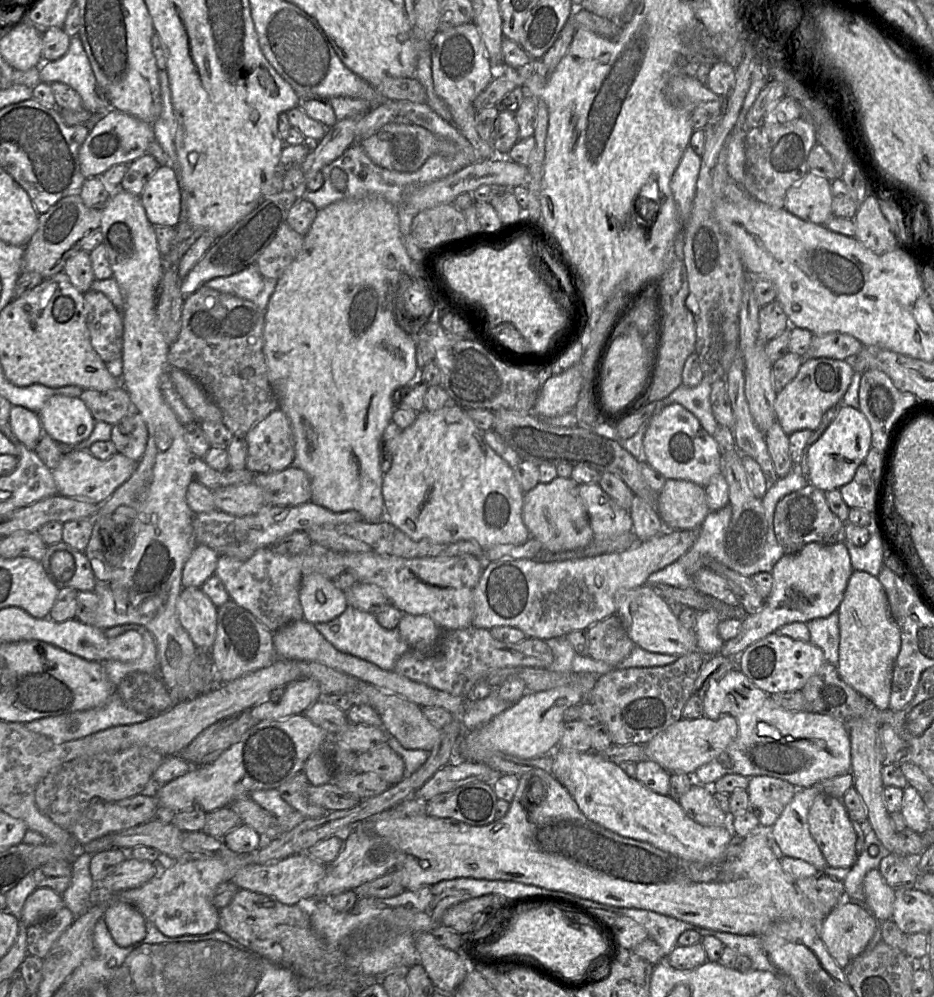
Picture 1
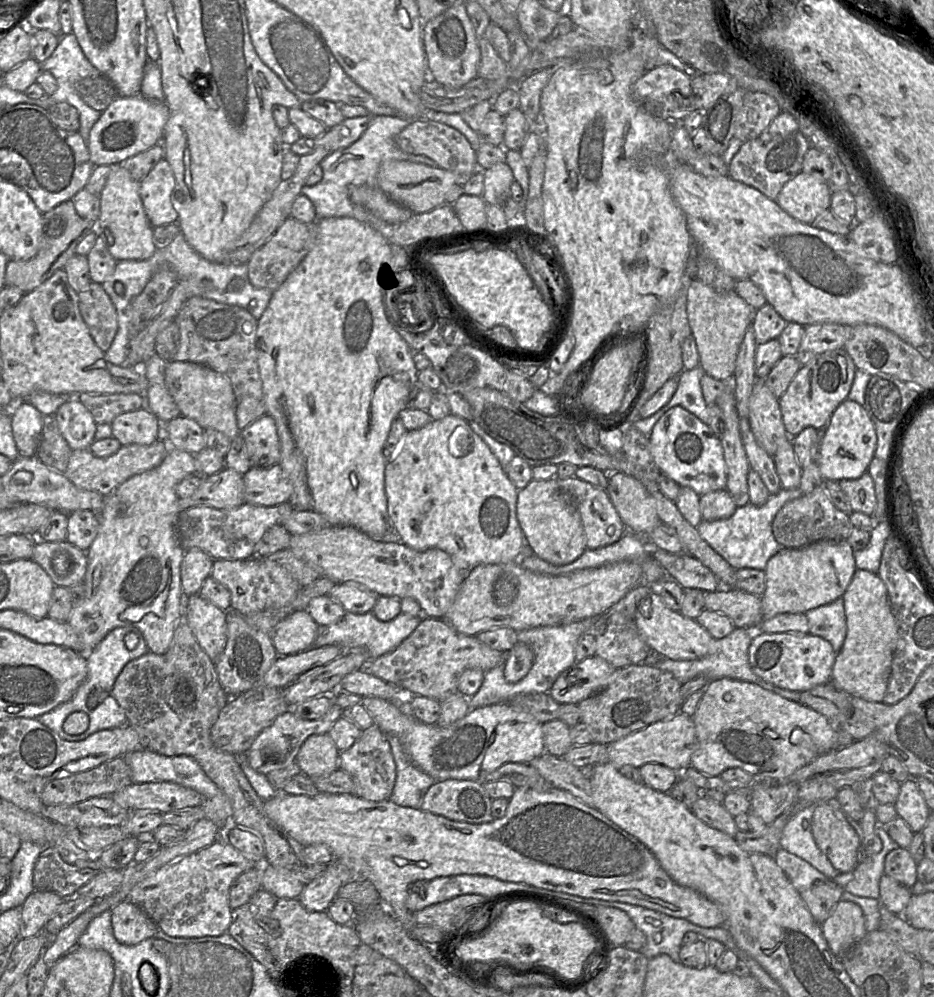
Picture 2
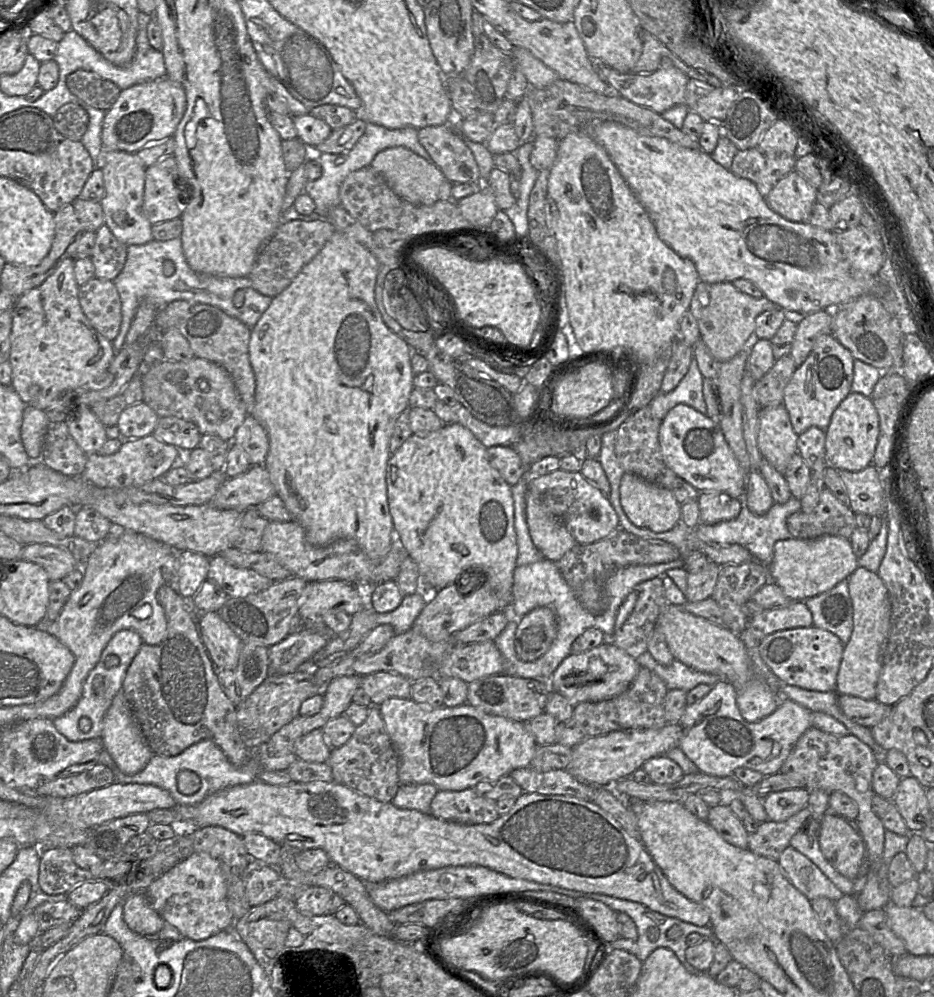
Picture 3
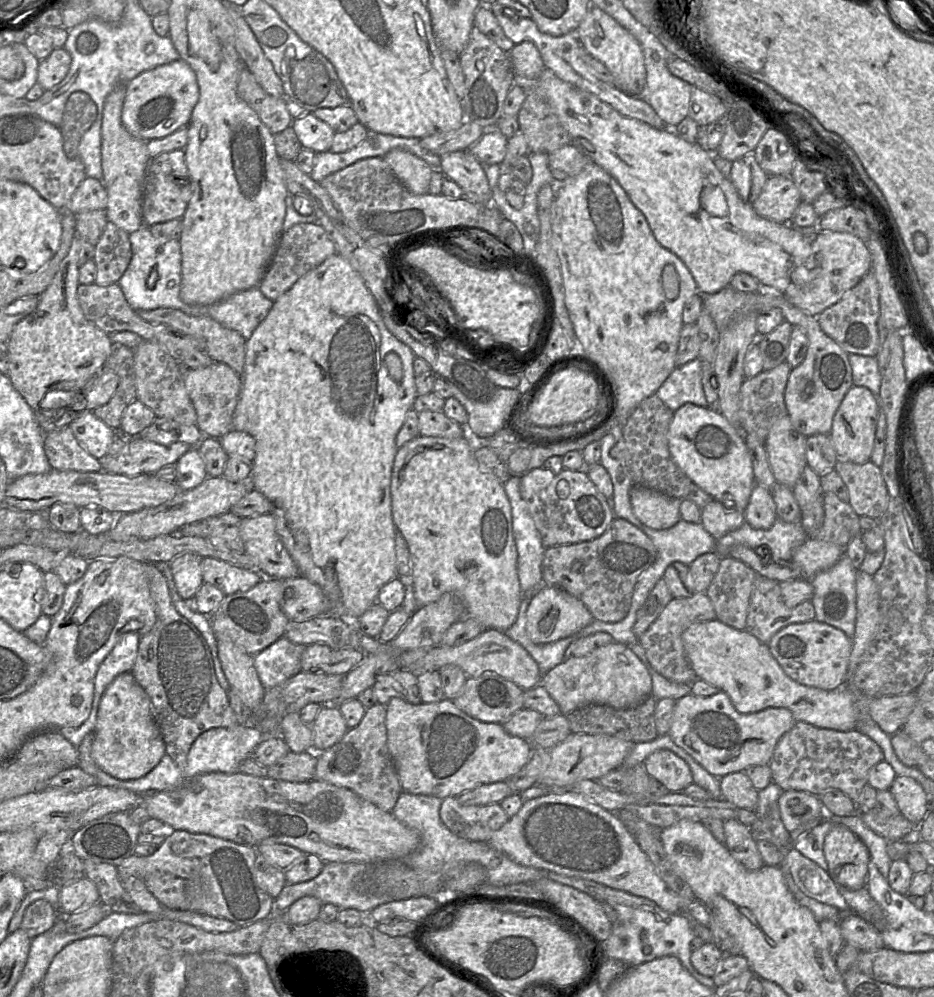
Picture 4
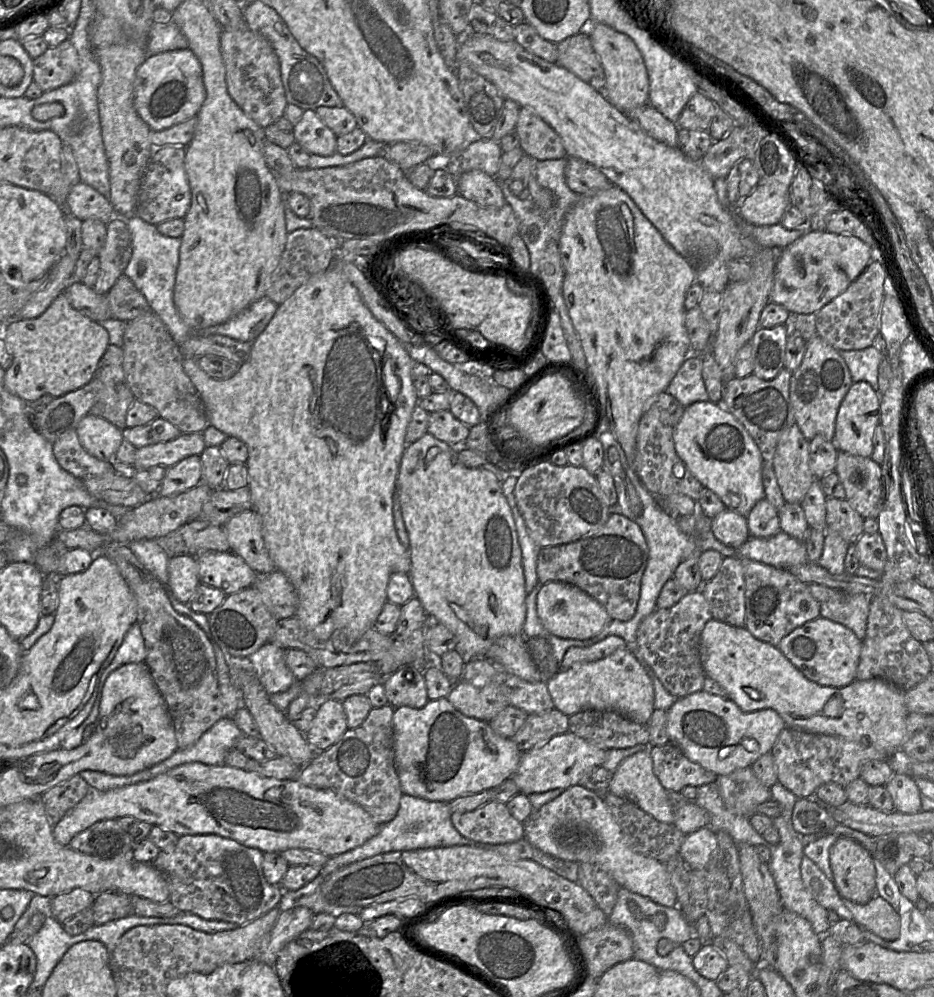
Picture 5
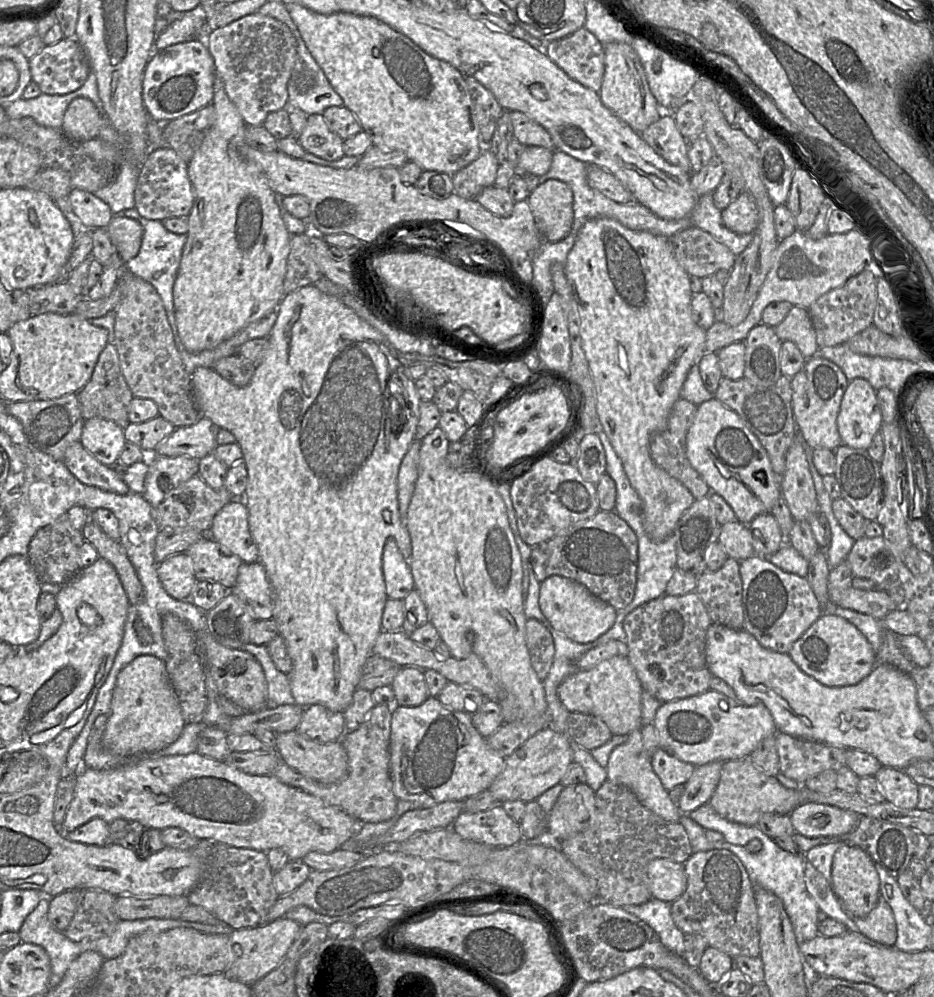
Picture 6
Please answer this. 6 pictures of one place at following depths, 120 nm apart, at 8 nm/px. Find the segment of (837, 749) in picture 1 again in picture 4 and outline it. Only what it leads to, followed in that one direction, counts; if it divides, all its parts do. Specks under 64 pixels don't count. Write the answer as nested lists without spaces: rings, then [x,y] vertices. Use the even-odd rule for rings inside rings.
[[[724,691],[708,696],[692,693],[677,700],[668,735],[711,775],[721,778],[731,773],[744,772],[748,767],[768,765],[779,739],[796,723],[787,708],[767,708],[741,714]]]

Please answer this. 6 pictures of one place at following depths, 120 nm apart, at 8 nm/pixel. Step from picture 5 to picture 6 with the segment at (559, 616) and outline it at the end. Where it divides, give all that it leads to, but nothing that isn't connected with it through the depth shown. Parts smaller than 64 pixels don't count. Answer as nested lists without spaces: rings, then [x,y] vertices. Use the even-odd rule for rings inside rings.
[[[559,575],[550,576],[541,582],[539,608],[560,635],[580,644],[593,642],[606,633],[617,616],[613,606],[592,595],[585,586]]]

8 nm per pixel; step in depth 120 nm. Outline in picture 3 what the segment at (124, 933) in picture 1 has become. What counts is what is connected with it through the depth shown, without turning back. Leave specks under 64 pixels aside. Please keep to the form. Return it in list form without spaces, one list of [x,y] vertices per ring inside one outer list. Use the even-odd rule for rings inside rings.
[[[144,891],[124,899],[123,920],[130,930],[141,936],[155,936],[164,926],[163,918],[151,906]]]

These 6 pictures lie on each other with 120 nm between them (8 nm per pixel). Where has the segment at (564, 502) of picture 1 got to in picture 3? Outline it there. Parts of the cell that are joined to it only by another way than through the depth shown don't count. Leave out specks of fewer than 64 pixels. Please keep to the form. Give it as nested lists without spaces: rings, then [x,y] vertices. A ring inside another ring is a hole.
[[[529,488],[525,493],[525,503],[530,537],[544,559],[556,562],[577,545],[564,524],[547,510]]]

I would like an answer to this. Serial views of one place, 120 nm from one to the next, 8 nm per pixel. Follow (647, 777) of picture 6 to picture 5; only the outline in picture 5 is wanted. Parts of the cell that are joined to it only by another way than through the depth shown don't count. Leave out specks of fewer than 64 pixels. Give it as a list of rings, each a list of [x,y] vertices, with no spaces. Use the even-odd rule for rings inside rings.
[[[649,747],[628,756],[619,764],[613,772],[606,792],[634,802],[643,811],[660,822],[667,824],[672,824],[674,822],[674,807],[668,799],[667,790],[660,784],[653,772]]]

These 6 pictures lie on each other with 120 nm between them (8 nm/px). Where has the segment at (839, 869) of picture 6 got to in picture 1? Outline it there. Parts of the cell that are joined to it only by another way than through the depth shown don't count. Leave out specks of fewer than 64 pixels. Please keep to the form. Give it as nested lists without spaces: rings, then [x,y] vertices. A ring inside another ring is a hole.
[[[820,792],[812,802],[807,819],[810,834],[825,857],[828,866],[850,868],[858,856],[856,849],[857,834],[843,801]]]

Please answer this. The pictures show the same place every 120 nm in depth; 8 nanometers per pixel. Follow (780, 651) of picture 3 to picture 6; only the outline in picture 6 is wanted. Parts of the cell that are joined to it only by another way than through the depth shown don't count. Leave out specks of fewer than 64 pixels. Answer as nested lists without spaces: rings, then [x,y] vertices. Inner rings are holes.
[[[822,613],[788,654],[804,673],[829,687],[855,685],[876,666],[876,653],[866,637],[846,619],[829,613]]]

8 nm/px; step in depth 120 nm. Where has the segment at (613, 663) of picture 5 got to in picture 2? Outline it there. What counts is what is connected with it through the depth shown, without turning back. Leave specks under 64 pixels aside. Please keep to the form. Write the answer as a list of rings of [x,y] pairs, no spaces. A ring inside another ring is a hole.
[[[594,654],[562,672],[549,694],[559,704],[579,704],[603,689],[615,670],[610,663]]]

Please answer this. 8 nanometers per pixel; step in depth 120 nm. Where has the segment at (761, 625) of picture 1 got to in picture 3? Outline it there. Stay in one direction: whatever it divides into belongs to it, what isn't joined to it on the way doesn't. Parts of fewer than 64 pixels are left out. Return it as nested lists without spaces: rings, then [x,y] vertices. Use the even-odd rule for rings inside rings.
[[[822,535],[813,539],[786,539],[774,544],[773,557],[768,565],[770,581],[777,584],[791,601],[805,601],[827,590],[840,581],[848,578],[858,567],[849,539],[841,536]]]

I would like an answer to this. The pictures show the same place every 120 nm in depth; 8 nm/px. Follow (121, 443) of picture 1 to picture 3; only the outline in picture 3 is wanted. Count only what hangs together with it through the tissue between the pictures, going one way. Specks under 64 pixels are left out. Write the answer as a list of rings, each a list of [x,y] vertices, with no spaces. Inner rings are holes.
[[[143,401],[127,407],[121,413],[117,427],[124,440],[152,435],[159,416]]]

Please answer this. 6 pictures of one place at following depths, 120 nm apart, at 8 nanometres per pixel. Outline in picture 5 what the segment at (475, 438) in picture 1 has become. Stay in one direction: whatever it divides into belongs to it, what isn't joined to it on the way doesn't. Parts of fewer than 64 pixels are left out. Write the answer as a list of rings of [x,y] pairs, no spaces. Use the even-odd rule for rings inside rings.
[[[425,433],[412,444],[406,444],[401,457],[397,479],[396,493],[401,506],[401,512],[409,537],[409,553],[411,567],[409,576],[414,589],[414,596],[422,604],[431,619],[447,627],[456,638],[455,649],[464,660],[464,664],[474,658],[485,658],[487,650],[495,639],[501,636],[517,636],[522,634],[525,622],[525,580],[522,568],[521,549],[518,543],[516,528],[511,509],[506,497],[502,493],[501,481],[496,475],[486,469],[475,469],[464,466],[458,459],[457,447],[451,446],[433,435]]]

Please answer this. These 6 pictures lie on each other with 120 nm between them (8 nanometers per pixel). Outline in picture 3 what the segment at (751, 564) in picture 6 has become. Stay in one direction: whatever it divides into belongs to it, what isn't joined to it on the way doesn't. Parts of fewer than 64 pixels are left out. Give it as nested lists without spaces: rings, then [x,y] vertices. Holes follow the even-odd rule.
[[[792,601],[783,608],[765,610],[753,616],[748,630],[757,640],[781,630],[811,627],[812,614],[804,601]]]

